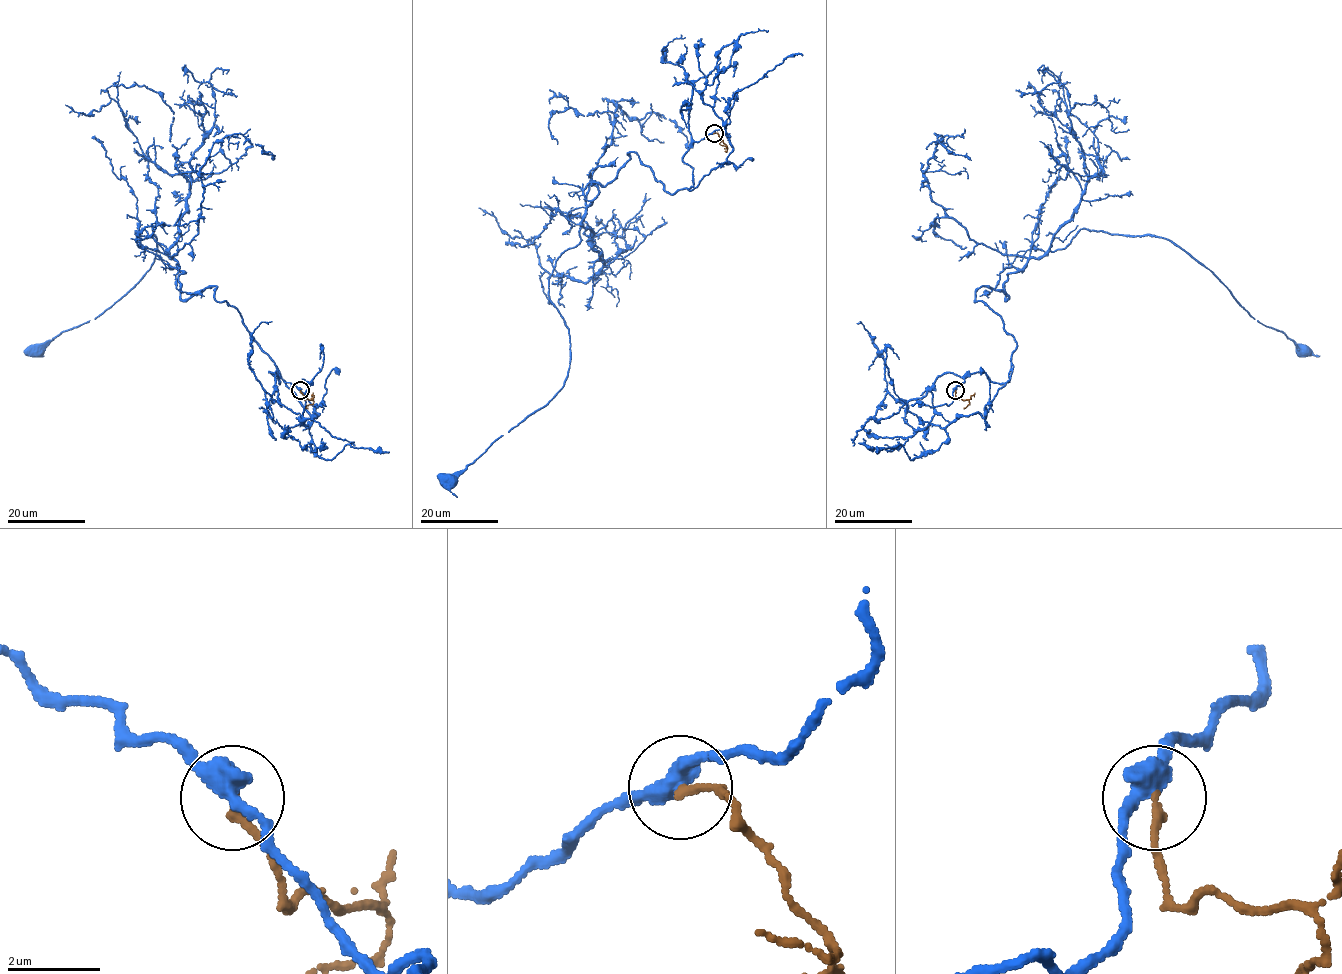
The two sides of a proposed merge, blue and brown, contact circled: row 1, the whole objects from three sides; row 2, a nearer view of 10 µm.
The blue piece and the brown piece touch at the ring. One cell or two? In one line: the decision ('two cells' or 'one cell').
two cells

